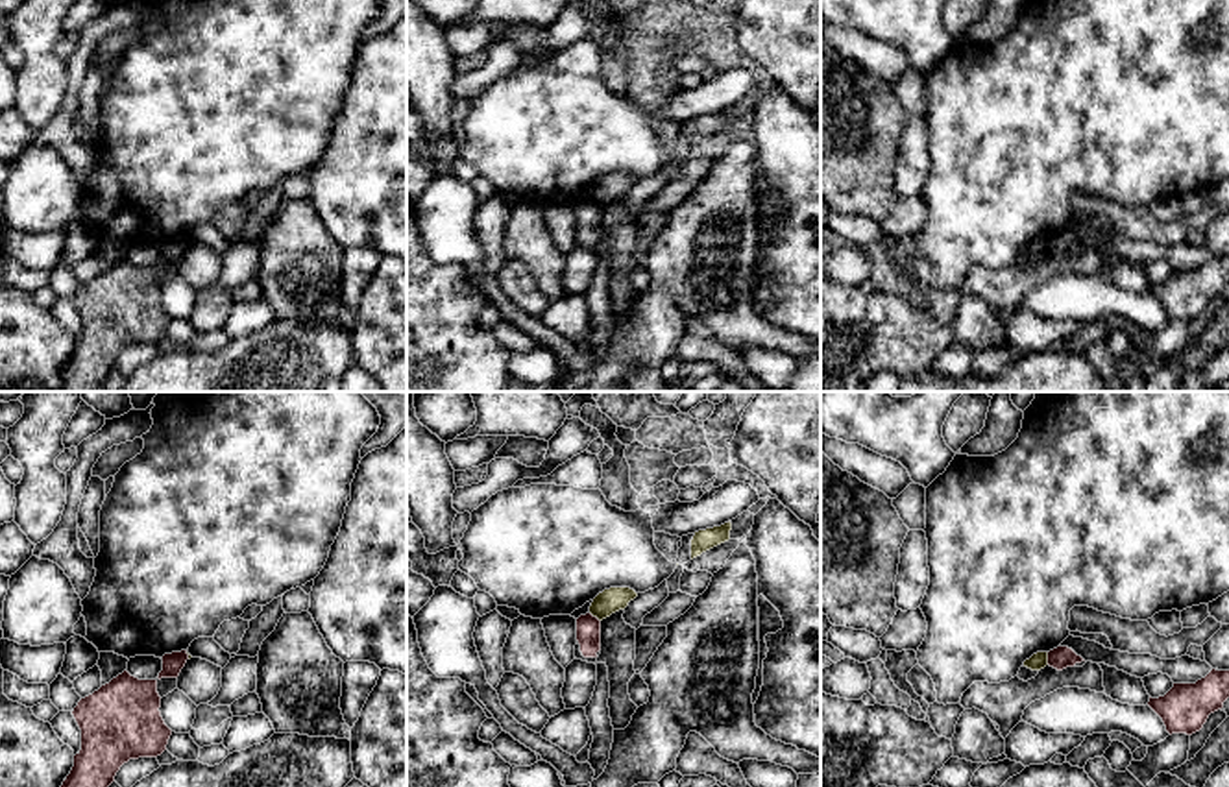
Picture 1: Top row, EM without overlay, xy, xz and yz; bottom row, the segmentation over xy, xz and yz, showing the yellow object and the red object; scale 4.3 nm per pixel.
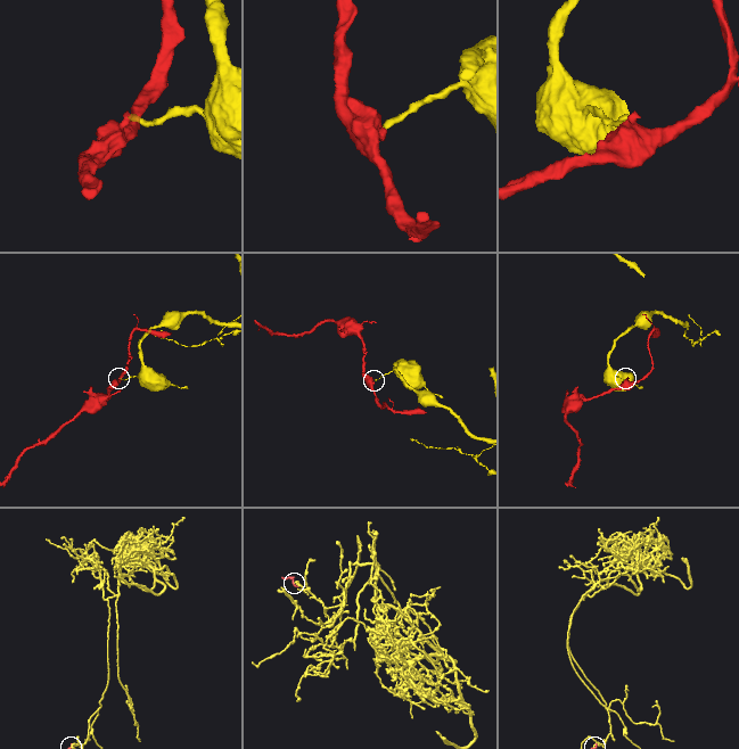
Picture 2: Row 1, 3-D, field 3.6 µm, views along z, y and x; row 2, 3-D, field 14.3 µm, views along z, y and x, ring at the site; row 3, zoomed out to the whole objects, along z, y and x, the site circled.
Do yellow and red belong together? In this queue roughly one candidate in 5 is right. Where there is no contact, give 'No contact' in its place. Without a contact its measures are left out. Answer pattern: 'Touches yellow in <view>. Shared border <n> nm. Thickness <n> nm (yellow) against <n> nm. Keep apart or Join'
Touches yellow in yz. Shared border 60 nm. Thickness 70 nm (yellow) against 100 nm. Keep apart

